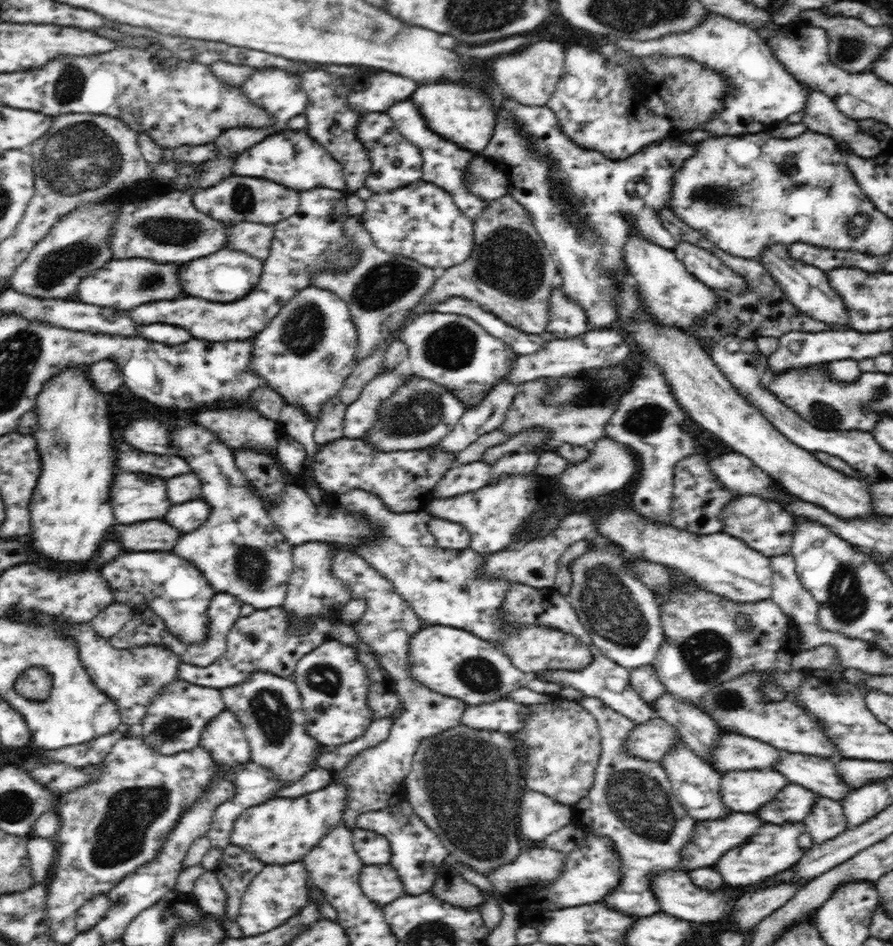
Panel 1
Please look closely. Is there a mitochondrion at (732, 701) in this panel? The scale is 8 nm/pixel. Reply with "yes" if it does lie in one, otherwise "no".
yes

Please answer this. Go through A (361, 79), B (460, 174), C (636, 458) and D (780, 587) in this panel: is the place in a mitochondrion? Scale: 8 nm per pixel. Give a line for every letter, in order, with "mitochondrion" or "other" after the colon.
A: other
B: other
C: other
D: other

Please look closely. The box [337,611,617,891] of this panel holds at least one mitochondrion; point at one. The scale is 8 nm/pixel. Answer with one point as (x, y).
(463, 776)

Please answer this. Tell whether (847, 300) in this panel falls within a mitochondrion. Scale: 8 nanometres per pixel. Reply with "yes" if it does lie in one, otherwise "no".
no

